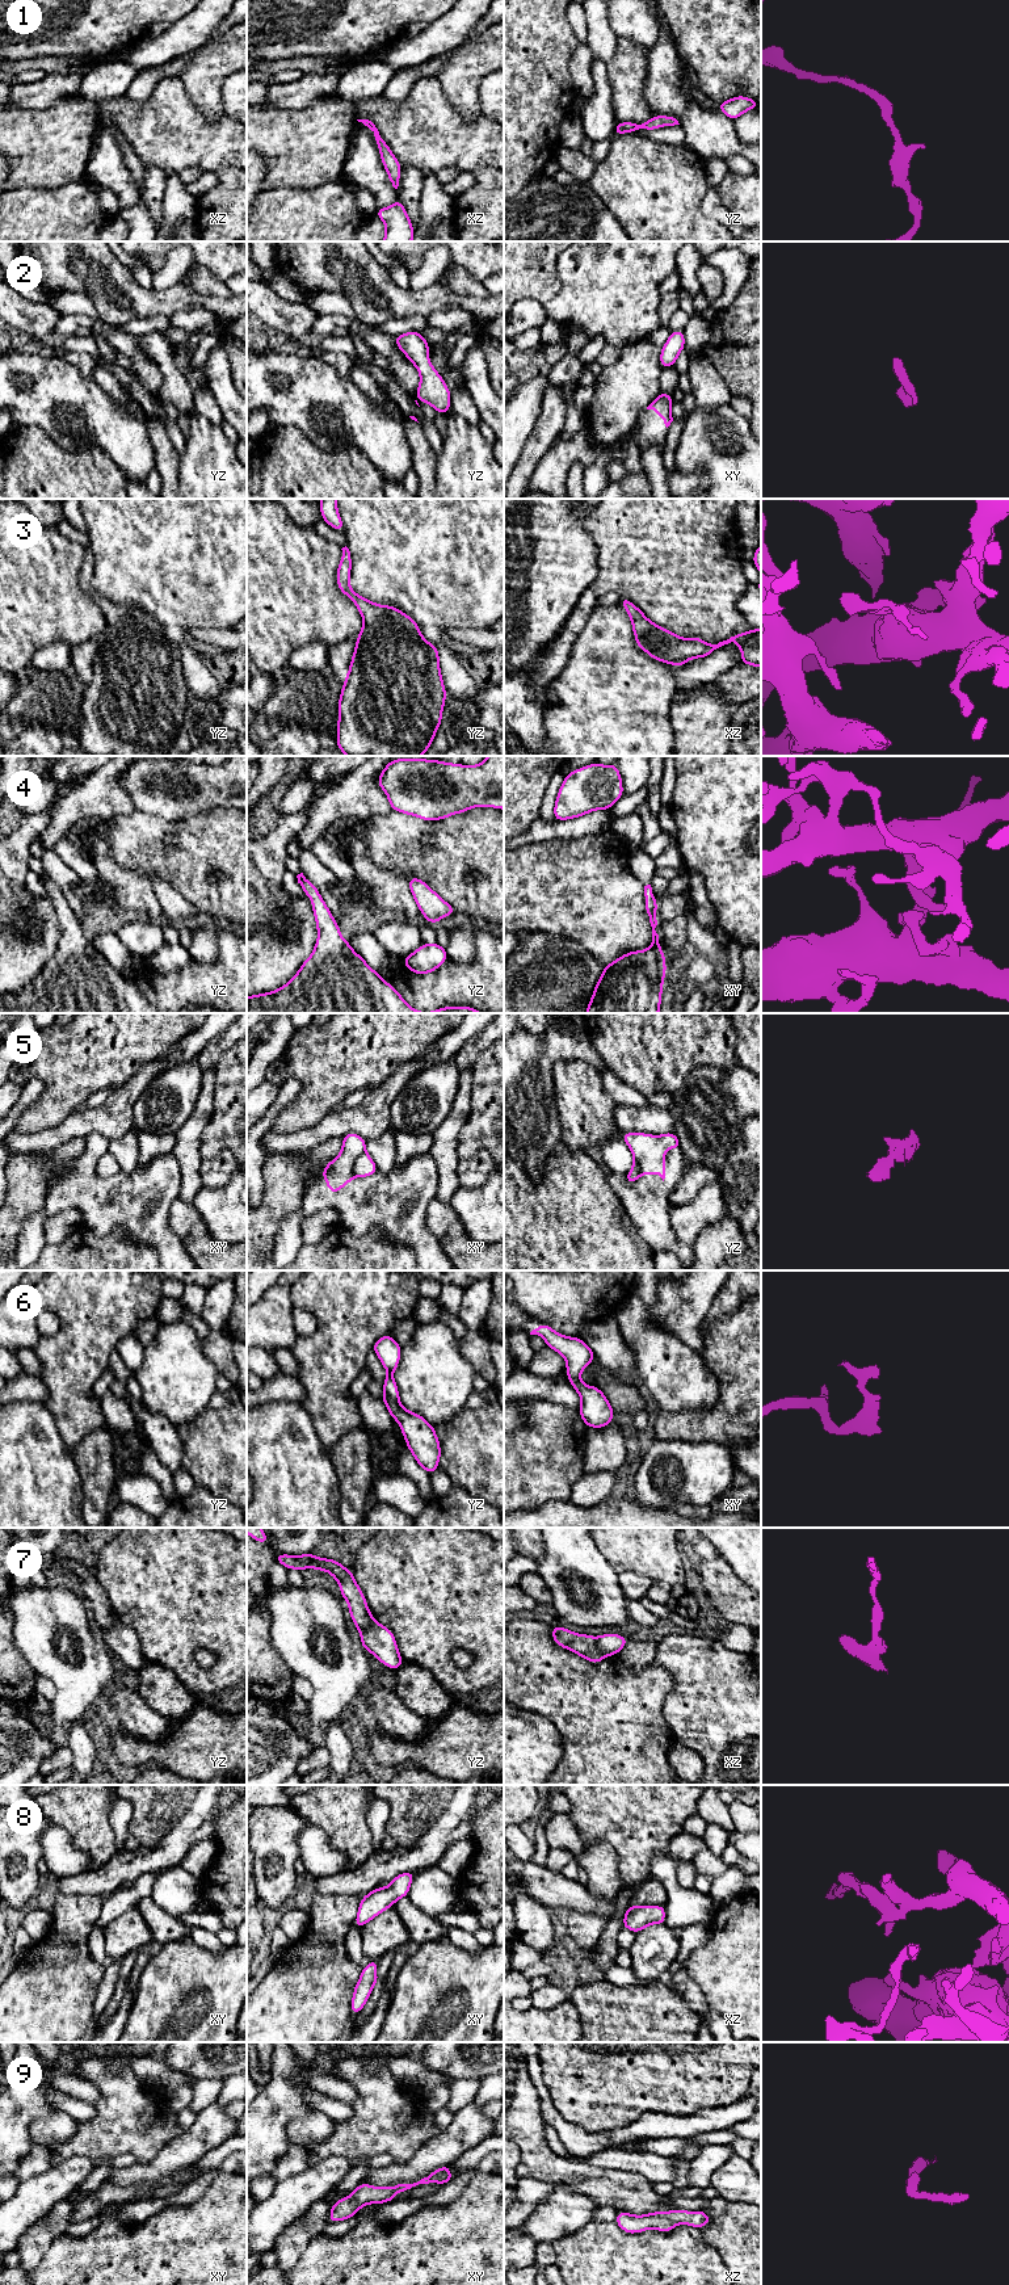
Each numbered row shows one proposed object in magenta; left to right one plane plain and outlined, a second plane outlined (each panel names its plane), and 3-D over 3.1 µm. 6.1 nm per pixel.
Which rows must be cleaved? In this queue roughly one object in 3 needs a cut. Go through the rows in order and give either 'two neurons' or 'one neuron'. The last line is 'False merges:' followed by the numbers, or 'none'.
1: one neuron
2: one neuron
3: one neuron
4: one neuron
5: two neurons
6: one neuron
7: two neurons
8: one neuron
9: one neuron
False merges: 5, 7

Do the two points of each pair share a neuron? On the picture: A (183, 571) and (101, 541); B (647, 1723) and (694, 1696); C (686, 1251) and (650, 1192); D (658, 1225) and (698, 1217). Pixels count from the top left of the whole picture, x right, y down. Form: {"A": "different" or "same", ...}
{"A": "same", "B": "different", "C": "same", "D": "different"}

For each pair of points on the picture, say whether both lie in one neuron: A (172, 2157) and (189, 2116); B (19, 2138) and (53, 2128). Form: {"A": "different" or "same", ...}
{"A": "different", "B": "different"}

